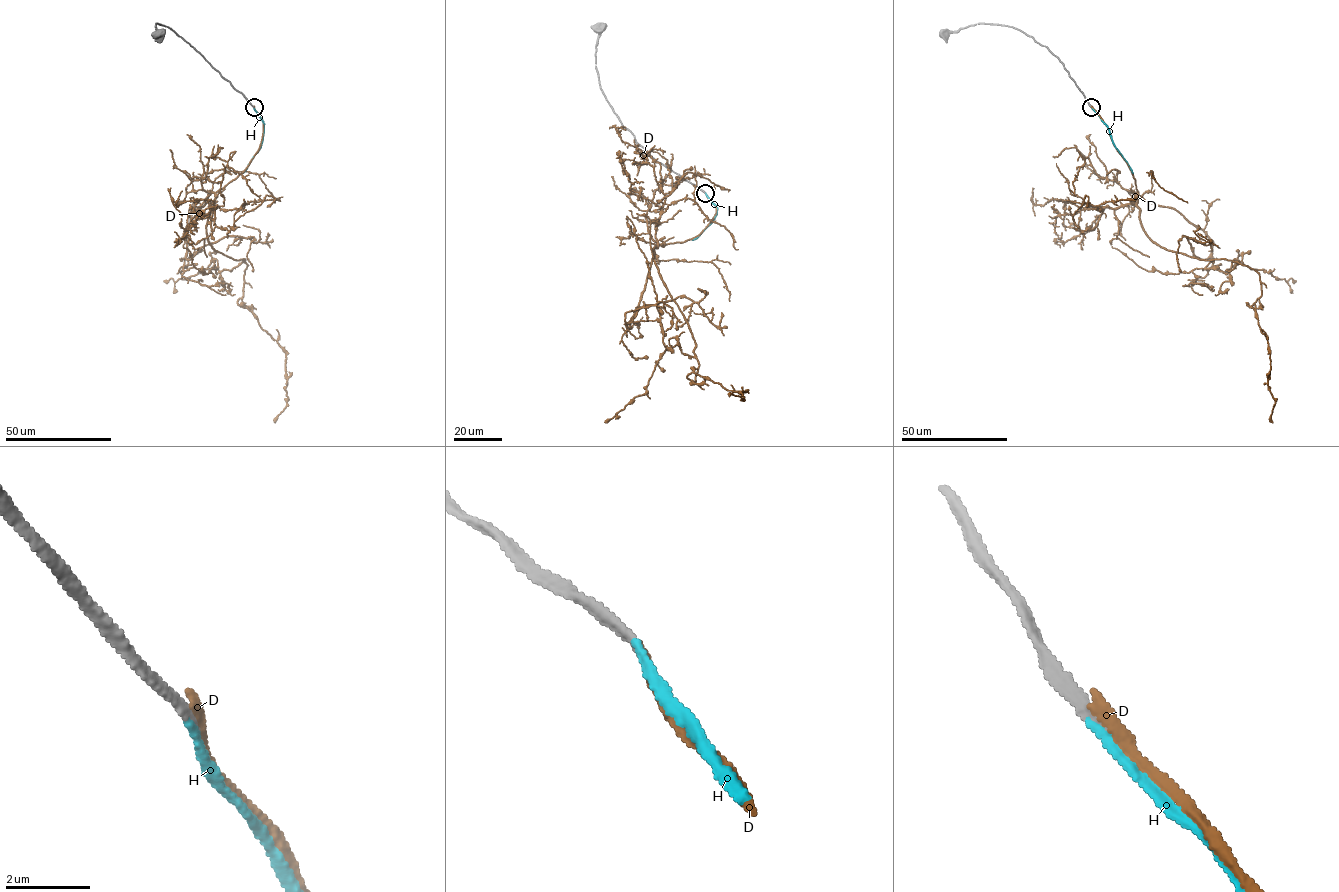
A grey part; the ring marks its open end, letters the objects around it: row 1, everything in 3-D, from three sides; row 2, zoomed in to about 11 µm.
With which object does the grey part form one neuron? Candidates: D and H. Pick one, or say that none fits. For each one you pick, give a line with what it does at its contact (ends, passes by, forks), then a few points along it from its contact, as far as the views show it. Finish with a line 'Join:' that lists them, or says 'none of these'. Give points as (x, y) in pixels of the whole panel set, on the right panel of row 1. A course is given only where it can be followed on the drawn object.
H: It ends there. Its course: (1091, 107), (1108, 128), (1115, 147), (1133, 173)
Join: H

